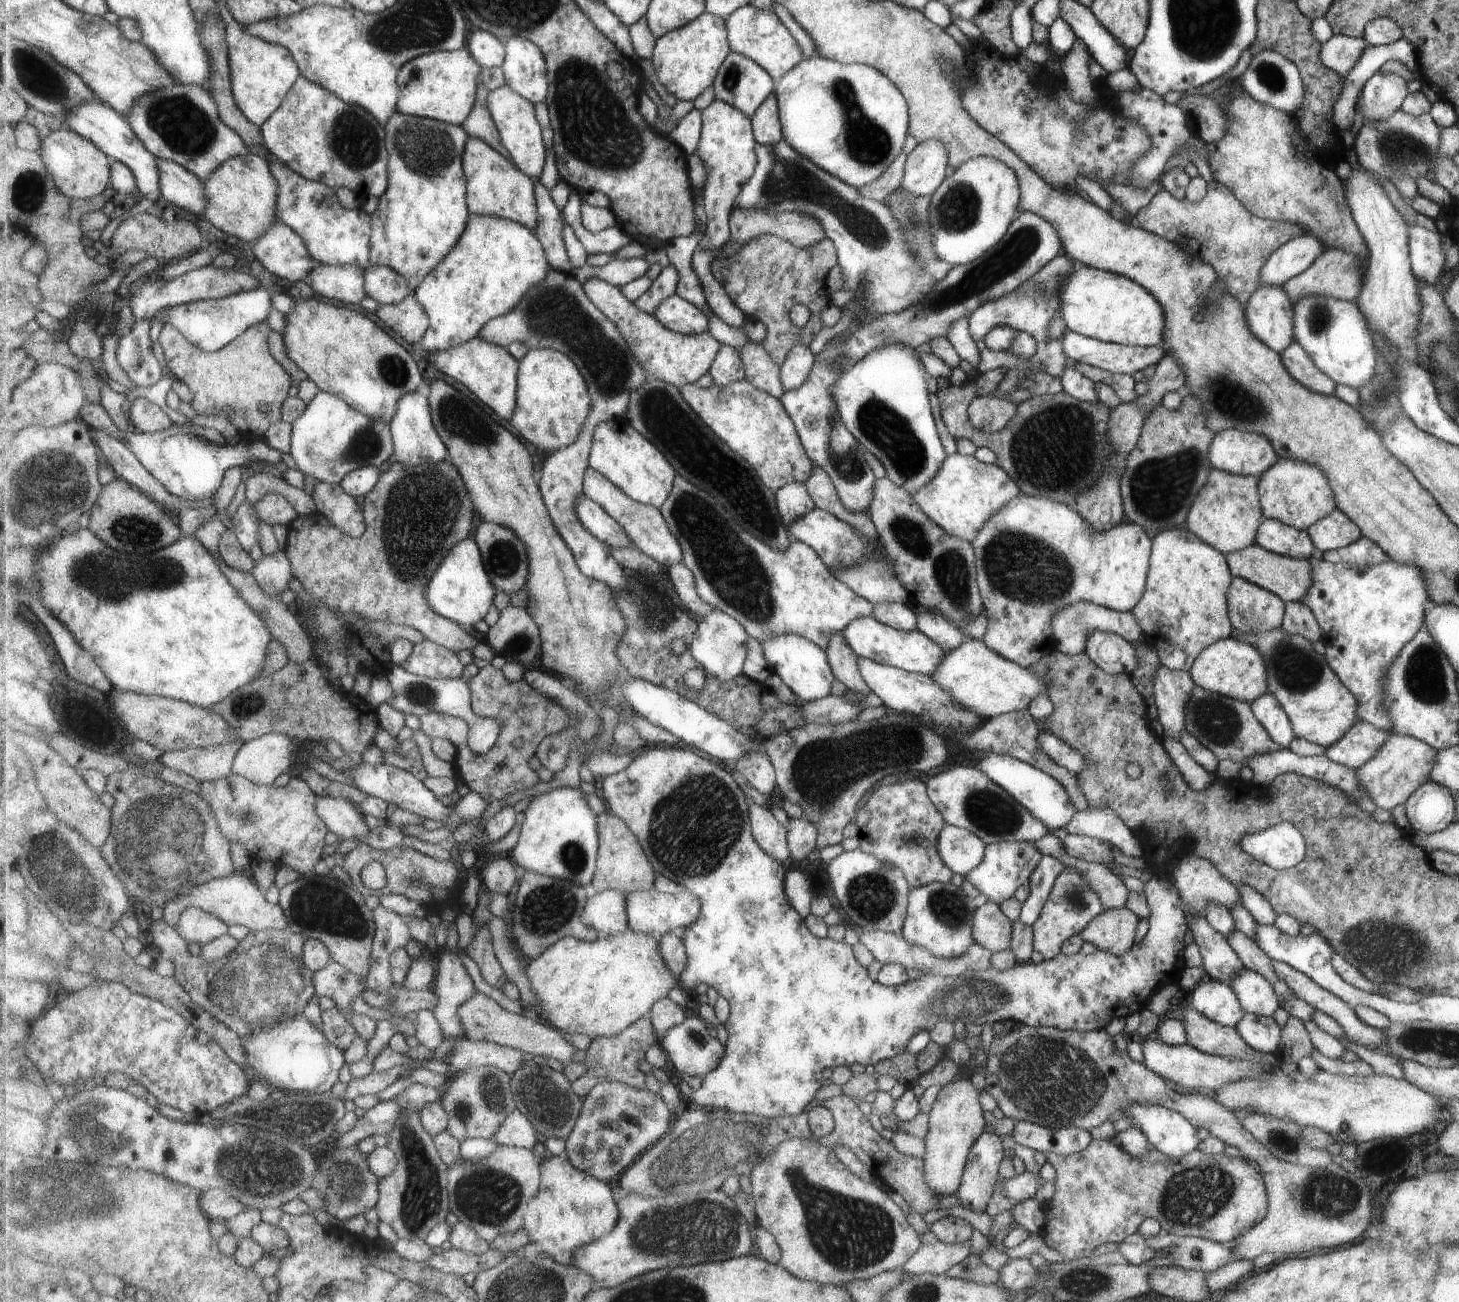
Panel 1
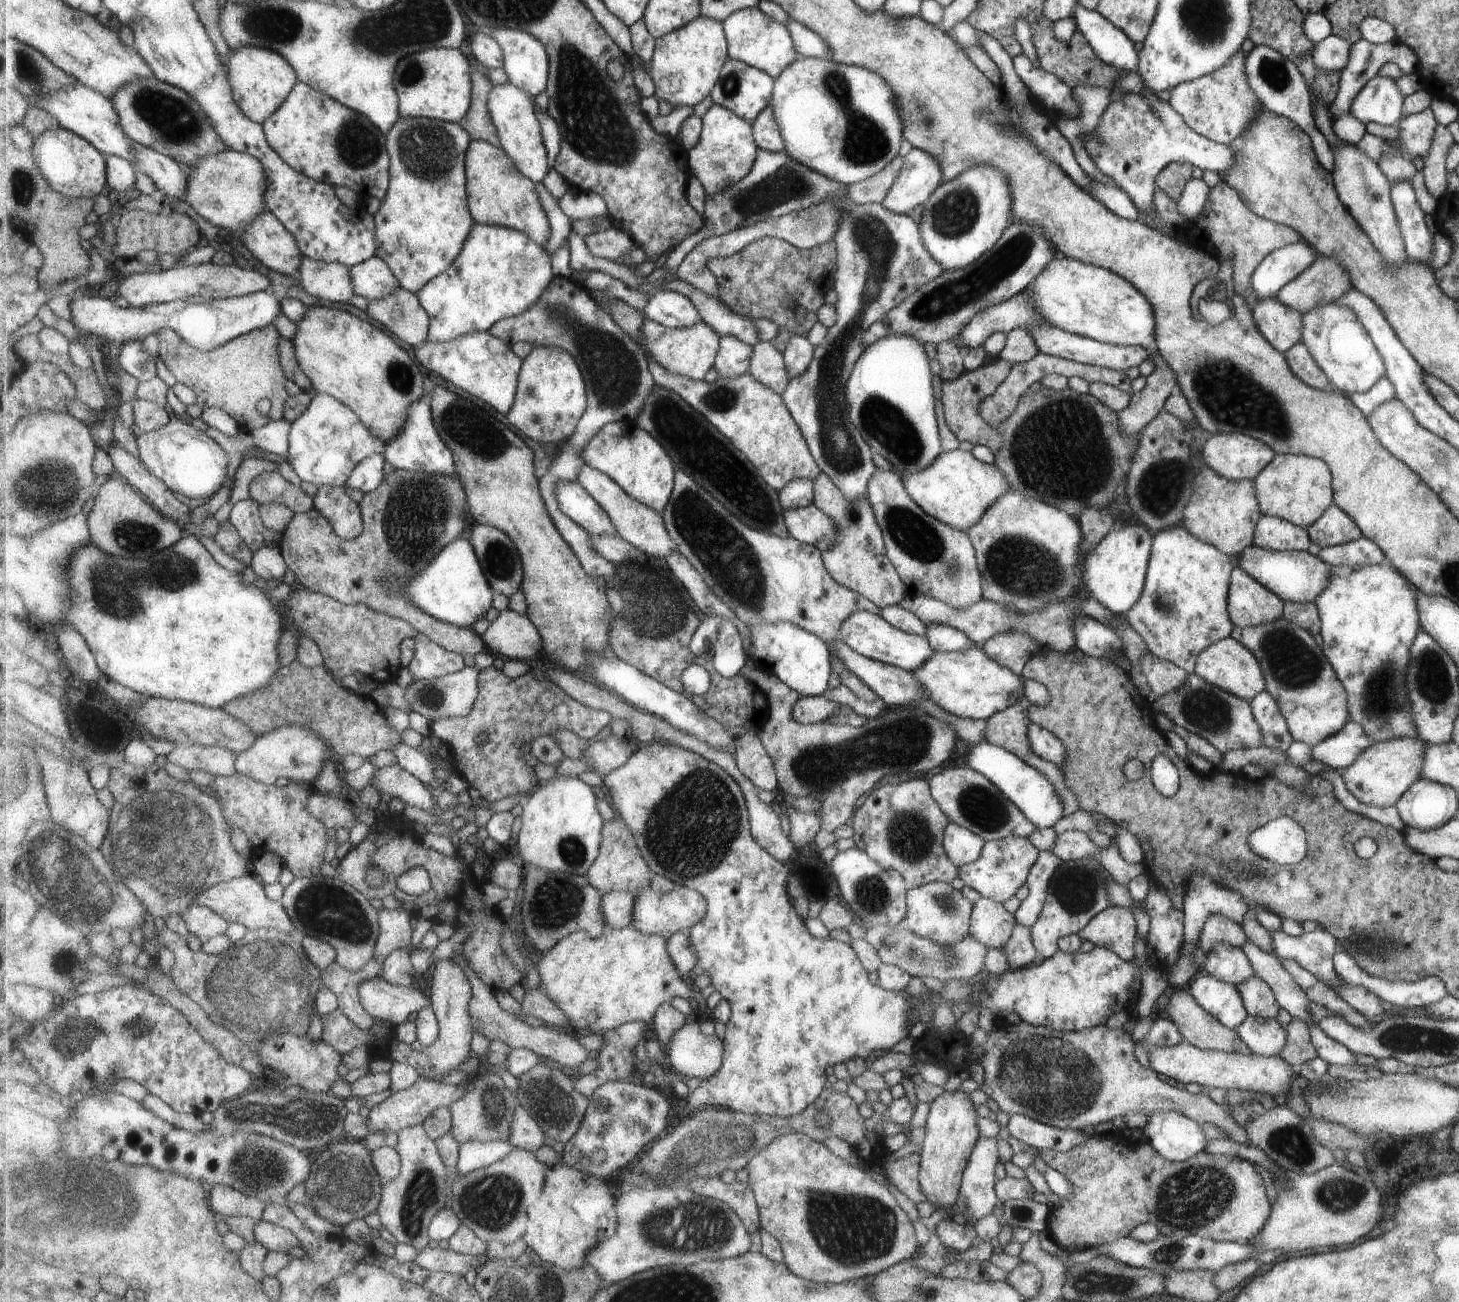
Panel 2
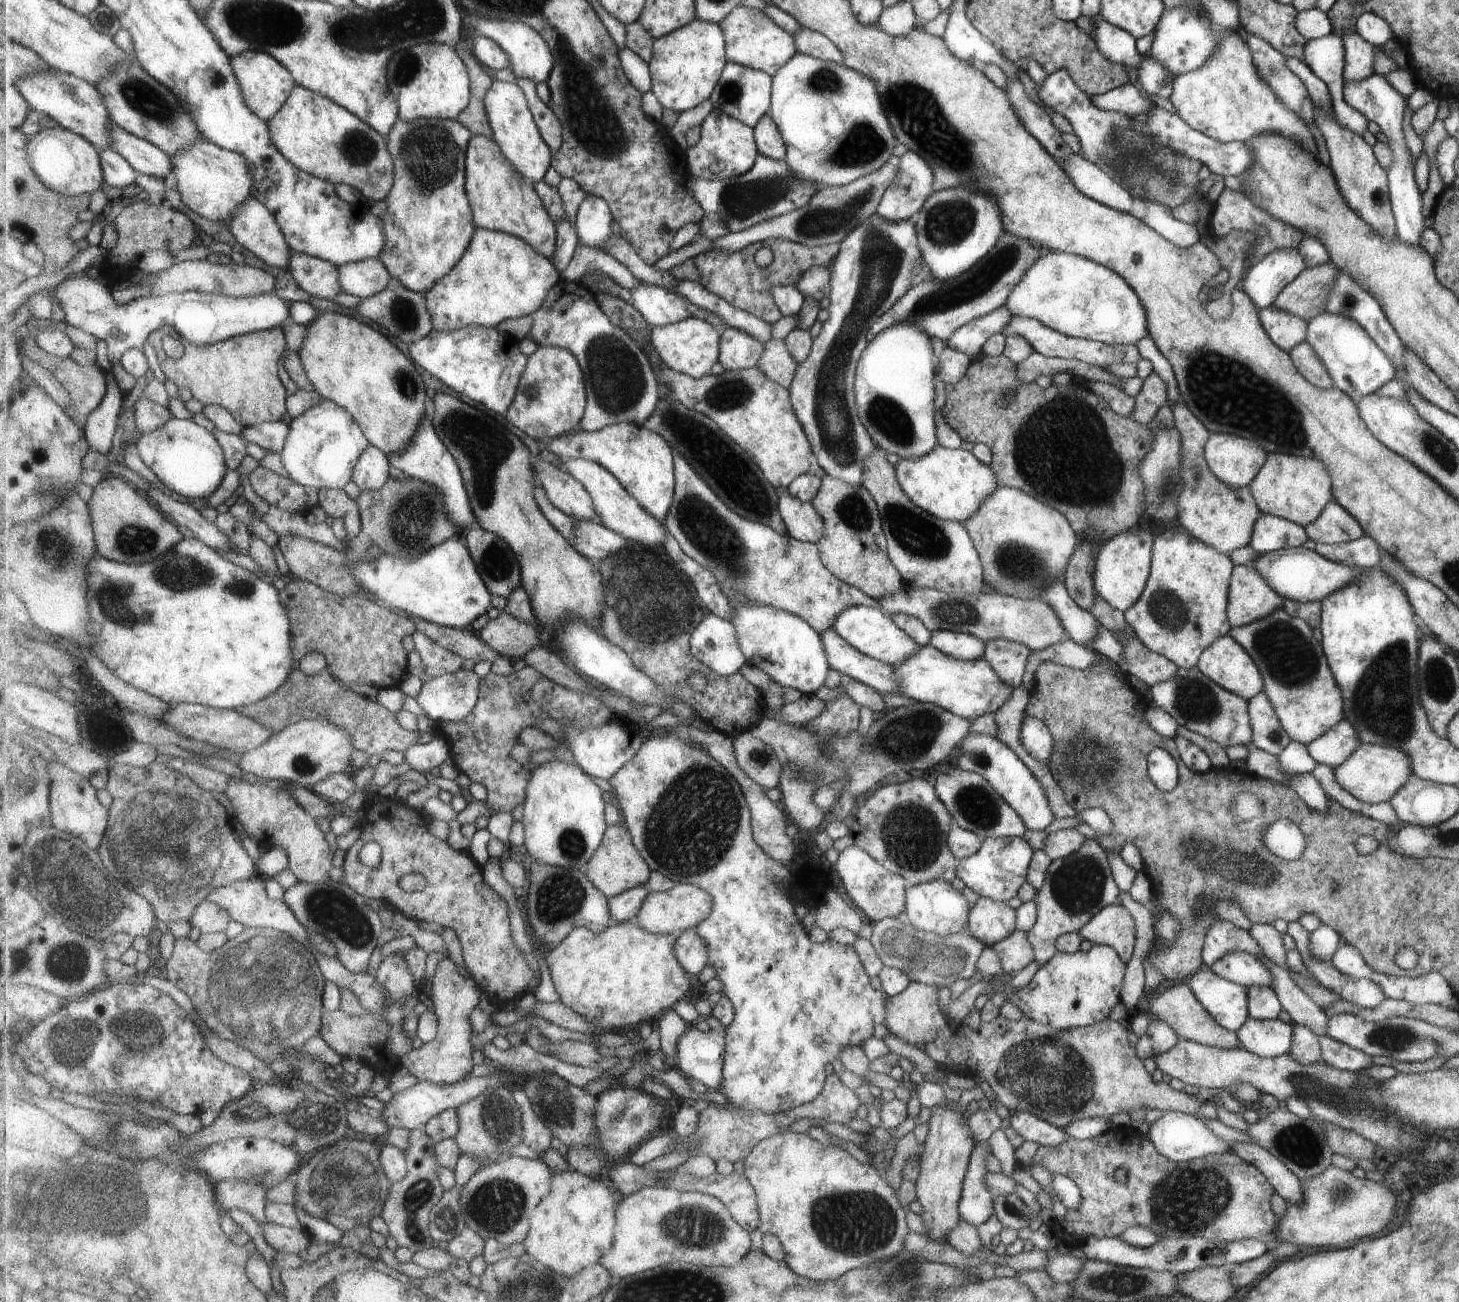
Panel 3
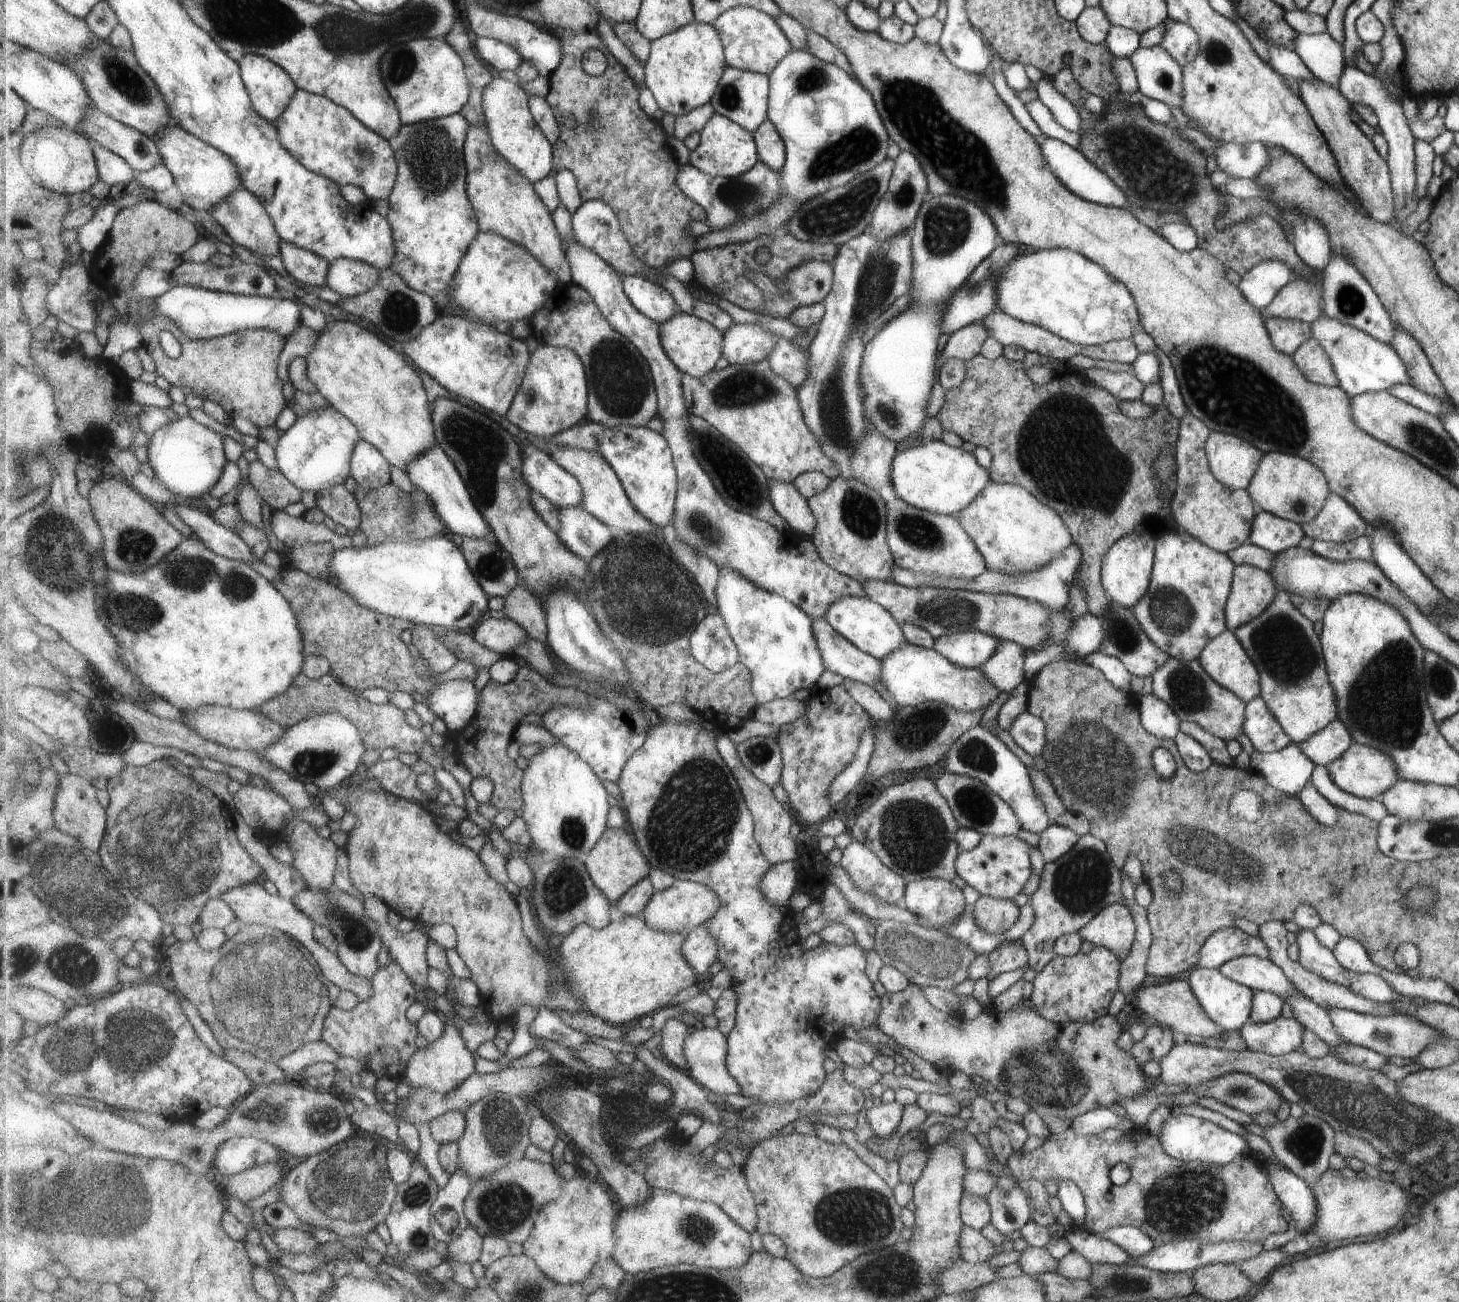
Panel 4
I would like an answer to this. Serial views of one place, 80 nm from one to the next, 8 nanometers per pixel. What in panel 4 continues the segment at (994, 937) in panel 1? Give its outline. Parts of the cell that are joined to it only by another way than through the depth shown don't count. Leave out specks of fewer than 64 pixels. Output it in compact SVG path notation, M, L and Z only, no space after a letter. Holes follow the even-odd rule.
M980 895L970 908L976 925L992 935L1007 931L1020 916L1020 907L1012 900L994 899L987 895Z

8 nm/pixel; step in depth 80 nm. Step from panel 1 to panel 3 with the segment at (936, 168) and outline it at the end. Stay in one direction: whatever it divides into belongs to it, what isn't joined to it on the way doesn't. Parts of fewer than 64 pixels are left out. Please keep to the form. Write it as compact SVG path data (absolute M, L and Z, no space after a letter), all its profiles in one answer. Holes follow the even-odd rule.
M907 151L899 157L897 162L897 174L893 176L893 180L889 182L889 186L875 208L875 214L881 216L881 220L891 222L901 222L914 218L914 215L920 211L925 203L925 198L932 194L932 169L929 168L927 162L919 154Z

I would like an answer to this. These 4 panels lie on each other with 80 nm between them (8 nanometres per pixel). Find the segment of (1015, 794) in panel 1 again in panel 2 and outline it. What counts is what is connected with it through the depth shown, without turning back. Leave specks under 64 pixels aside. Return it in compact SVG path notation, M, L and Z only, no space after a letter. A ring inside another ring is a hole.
M984 739L977 744L972 744L967 753L965 767L987 778L1036 829L1053 827L1053 824L1056 824L1057 820L1064 816L1063 804L1057 798L1057 793L1053 790L1051 782L1041 772L1037 772L1035 768L1031 768L1021 761L1015 754L1007 752L999 746L993 746Z

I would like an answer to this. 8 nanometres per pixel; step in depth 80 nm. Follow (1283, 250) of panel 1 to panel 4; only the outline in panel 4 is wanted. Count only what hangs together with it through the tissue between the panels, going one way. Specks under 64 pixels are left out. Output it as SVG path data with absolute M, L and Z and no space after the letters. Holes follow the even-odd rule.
M1267 259L1242 274L1236 287L1249 304L1260 310L1267 307L1277 291L1294 278L1295 274L1289 265L1279 259Z

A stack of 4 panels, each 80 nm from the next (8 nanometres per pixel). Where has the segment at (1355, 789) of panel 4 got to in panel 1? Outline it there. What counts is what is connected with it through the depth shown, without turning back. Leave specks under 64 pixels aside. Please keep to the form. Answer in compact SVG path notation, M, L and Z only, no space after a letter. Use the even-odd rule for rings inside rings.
M1389 734L1380 750L1355 772L1358 783L1366 788L1375 806L1389 811L1396 804L1404 803L1417 787L1429 781L1433 763L1436 763L1436 749L1425 744L1425 741L1407 735Z

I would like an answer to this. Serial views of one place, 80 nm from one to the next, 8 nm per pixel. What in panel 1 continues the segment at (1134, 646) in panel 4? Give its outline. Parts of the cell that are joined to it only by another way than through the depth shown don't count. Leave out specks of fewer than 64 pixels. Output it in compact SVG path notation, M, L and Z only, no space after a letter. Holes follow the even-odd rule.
M1157 667L1153 679L1153 698L1157 709L1156 719L1161 723L1163 736L1171 737L1178 741L1181 734L1185 732L1185 705L1188 703L1189 697L1192 695L1194 682L1189 672L1174 671L1164 667Z

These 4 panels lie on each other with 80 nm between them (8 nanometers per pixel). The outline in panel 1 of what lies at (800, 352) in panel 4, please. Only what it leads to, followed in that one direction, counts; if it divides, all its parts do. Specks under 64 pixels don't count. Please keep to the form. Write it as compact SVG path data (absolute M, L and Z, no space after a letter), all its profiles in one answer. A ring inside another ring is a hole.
M747 343L740 347L742 362L745 363L746 379L757 388L780 399L785 393L781 380L782 366L760 343Z

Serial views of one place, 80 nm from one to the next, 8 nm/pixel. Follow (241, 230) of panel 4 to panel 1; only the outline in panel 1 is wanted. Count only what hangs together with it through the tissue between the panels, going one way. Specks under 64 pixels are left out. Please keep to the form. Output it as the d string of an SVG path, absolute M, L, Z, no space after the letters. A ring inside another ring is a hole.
M281 220L269 226L252 250L267 271L290 282L307 281L313 264L317 263L309 254L305 240Z

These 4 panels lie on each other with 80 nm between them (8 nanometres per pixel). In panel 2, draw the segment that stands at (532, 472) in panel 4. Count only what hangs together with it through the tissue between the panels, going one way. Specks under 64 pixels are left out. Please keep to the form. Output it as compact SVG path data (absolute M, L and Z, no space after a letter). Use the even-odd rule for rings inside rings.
M561 480L557 484L557 502L564 514L567 514L569 518L575 520L591 534L618 536L617 528L615 528L613 520L609 518L609 514L579 482Z

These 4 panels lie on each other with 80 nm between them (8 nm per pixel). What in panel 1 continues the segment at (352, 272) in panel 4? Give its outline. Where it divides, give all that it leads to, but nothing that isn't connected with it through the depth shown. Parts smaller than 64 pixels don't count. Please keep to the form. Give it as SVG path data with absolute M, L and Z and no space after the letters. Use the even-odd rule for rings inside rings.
M370 263L365 269L365 292L378 303L399 304L415 292L405 276L389 266Z

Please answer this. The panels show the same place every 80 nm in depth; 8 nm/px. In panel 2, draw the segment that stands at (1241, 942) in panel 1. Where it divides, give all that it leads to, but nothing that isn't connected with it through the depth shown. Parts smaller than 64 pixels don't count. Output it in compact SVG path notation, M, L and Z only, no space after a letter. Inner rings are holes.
M1250 941L1241 944L1239 949L1249 960L1249 965L1255 975L1269 986L1269 989L1275 994L1280 1008L1287 1011L1291 1019L1301 1020L1307 1026L1315 1026L1319 1023L1313 1022L1313 1018L1307 1012L1307 1006L1311 1004L1311 1000L1305 996L1305 992L1299 988L1289 972L1281 966L1279 959L1259 950Z

